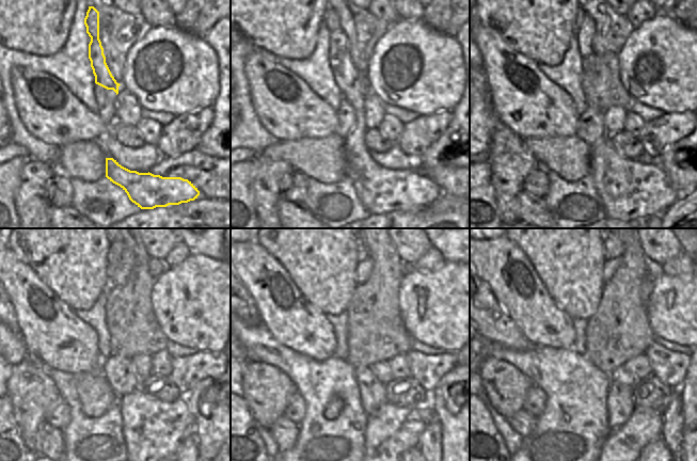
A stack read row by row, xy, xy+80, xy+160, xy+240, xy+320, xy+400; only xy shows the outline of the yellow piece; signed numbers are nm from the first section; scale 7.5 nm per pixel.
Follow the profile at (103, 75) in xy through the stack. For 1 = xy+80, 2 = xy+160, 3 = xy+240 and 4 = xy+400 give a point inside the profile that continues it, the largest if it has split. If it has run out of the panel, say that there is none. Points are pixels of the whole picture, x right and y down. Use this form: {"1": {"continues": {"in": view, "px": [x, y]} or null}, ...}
{"1": {"continues": {"in": "xy+80", "px": [381, 190]}}, "2": {"continues": {"in": "xy+160", "px": [631, 191]}}, "3": {"continues": {"in": "xy+240", "px": [154, 430]}}, "4": {"continues": {"in": "xy+400", "px": [623, 444]}}}

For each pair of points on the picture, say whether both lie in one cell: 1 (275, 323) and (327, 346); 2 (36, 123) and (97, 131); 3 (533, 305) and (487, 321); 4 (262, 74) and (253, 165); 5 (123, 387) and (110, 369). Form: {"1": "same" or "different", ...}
{"1": "same", "2": "same", "3": "different", "4": "different", "5": "same"}

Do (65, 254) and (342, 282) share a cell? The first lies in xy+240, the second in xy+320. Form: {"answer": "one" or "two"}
{"answer": "one"}

